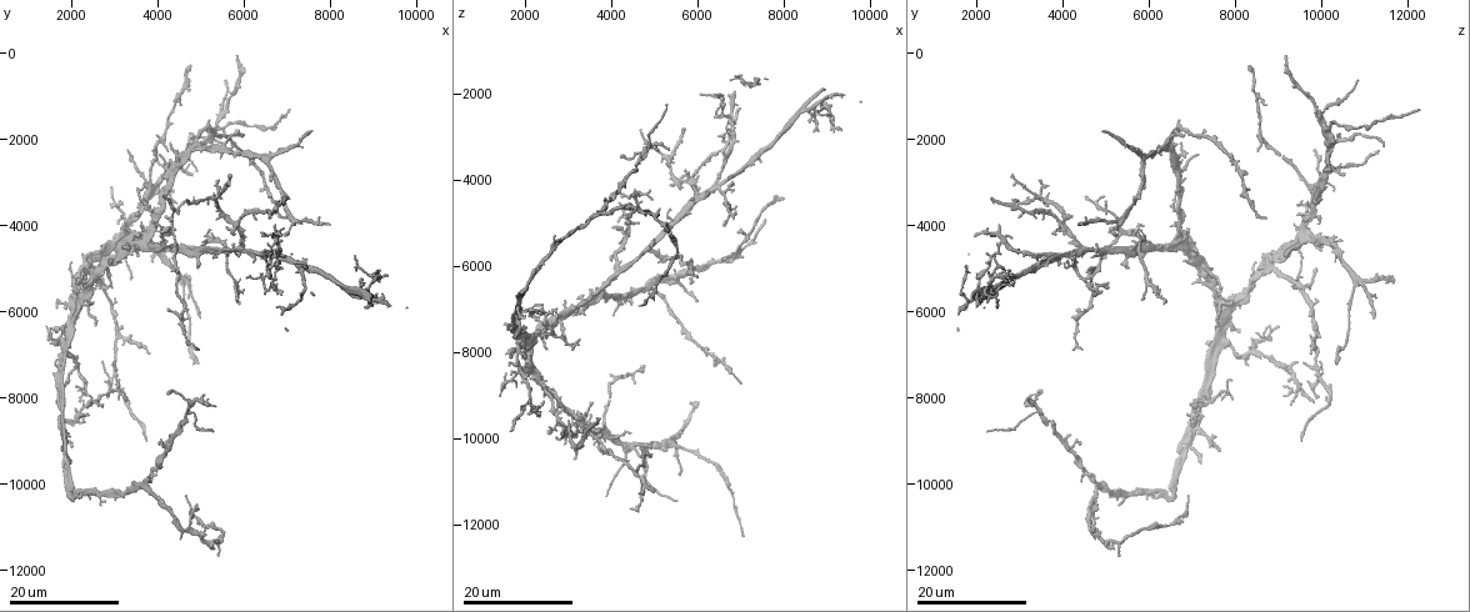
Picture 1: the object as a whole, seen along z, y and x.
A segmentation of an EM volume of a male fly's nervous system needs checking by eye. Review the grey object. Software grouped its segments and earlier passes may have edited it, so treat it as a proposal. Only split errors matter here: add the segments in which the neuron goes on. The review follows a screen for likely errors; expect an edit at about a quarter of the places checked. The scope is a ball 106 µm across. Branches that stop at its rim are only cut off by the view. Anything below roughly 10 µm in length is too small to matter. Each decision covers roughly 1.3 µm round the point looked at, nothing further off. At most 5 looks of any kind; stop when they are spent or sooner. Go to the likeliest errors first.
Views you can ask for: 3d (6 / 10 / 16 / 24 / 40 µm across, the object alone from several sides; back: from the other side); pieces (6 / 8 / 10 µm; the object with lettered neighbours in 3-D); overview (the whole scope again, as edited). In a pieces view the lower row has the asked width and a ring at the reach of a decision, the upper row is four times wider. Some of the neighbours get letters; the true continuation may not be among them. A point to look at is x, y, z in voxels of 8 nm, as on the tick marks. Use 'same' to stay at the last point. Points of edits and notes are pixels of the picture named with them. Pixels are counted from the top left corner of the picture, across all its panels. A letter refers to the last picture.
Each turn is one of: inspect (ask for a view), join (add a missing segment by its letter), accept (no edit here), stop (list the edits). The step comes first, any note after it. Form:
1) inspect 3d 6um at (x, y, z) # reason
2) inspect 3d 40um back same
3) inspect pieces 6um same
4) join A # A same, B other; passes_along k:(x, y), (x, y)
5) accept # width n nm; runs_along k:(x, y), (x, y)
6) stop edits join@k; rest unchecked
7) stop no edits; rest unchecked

inspect 3d 24um at (5000, 6100, 11200) # an open end

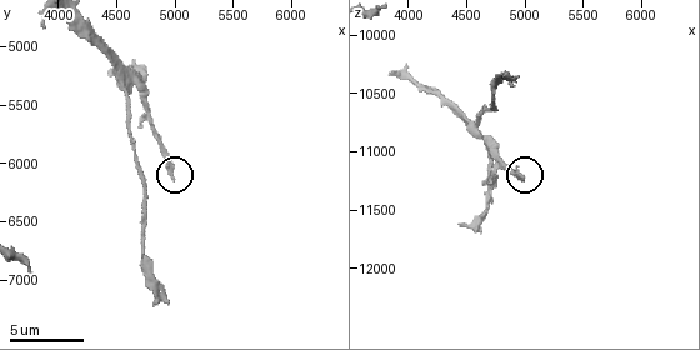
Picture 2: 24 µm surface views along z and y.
inspect pieces 6um at (4980, 6120, 11200) # see the neighbours

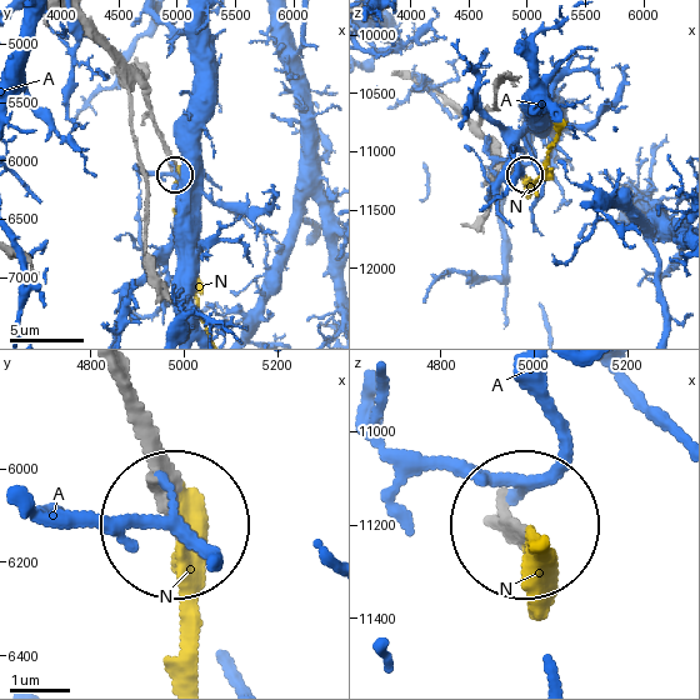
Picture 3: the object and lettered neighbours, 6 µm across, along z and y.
join N # A other, N same; the neuron continues

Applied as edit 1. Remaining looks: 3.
inspect 3d 24um at (3250, 2200, 9800) # thin end

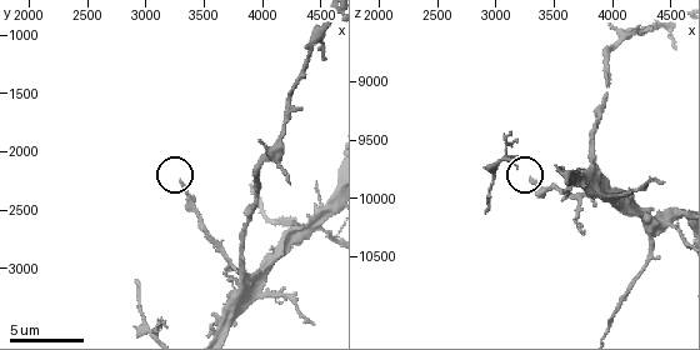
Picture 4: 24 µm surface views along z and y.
inspect pieces 8um at (3300, 2260, 9840)

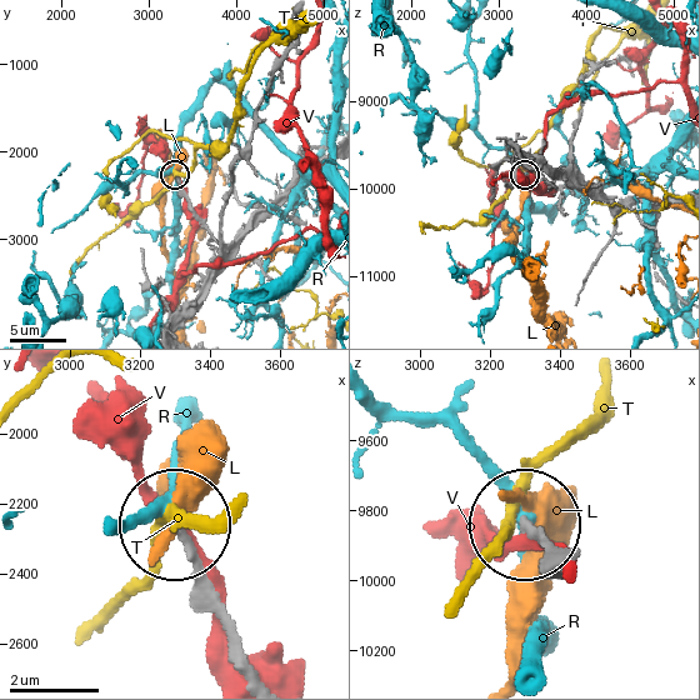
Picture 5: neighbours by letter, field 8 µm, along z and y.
accept # L other, R other, T other, V other; none of them fits

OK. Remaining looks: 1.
stop edits join@3; rest unchecked

